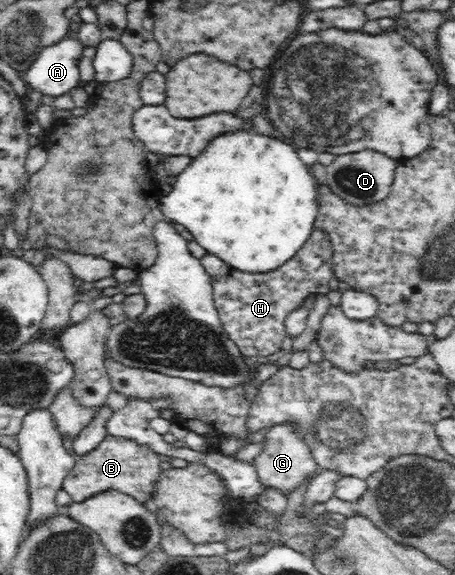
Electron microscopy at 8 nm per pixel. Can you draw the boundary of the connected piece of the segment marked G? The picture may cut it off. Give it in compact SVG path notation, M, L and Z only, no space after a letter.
M289 423L276 425L266 431L266 437L261 445L259 454L251 461L259 484L264 489L274 489L282 495L290 495L294 493L298 487L302 487L304 483L308 483L310 479L316 478L323 469L315 462L308 446L303 439L293 429Z

